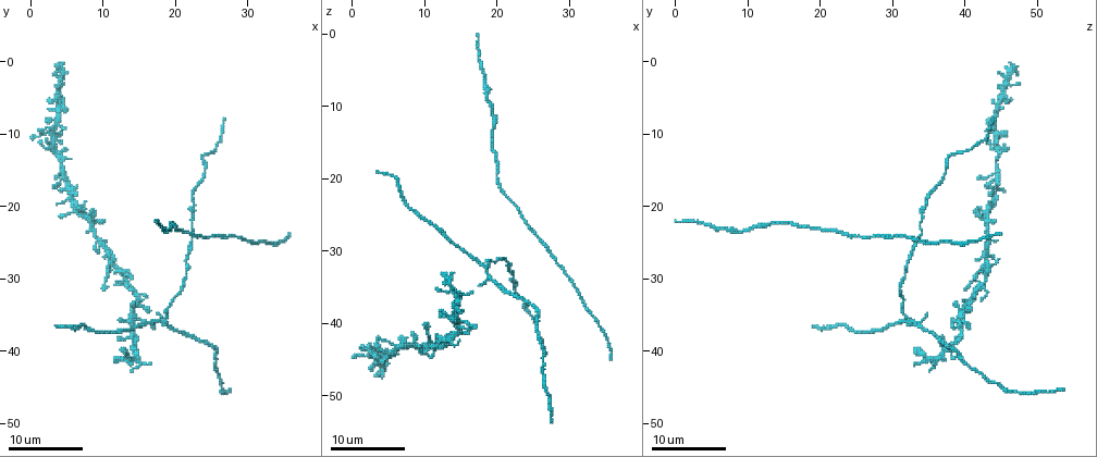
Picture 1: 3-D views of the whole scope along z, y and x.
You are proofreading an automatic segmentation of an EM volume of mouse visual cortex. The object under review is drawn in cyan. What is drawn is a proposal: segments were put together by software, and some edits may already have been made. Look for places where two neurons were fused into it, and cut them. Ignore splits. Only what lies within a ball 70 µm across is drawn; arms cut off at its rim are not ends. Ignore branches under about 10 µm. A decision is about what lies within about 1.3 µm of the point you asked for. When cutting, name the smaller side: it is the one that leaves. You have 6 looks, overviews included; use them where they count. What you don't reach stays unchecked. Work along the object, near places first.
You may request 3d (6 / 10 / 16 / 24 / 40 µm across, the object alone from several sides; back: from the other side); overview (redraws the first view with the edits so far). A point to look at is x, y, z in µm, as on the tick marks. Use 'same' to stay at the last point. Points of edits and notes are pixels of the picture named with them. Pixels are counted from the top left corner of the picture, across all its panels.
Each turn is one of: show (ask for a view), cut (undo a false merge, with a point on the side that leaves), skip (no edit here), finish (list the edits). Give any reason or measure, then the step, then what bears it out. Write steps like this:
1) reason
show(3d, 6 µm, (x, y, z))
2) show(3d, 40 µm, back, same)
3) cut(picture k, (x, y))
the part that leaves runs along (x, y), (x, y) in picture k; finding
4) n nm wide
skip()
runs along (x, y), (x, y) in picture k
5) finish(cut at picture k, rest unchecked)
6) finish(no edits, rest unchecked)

two arms in line, one across
show(3d, 16 µm, (18.5, 36.0, 33.5))

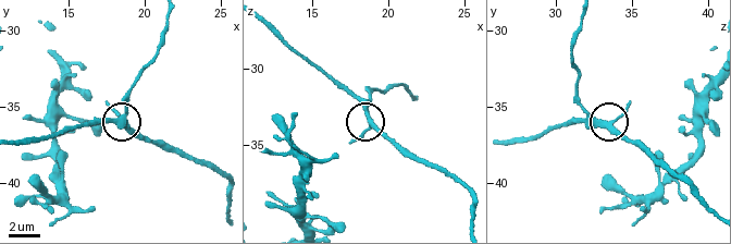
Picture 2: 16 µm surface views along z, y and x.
show(3d, 10 µm, (18.6, 36.4, 33.2))

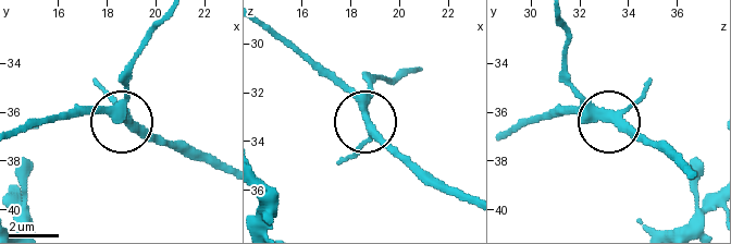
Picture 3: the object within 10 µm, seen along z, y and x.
zoom in
show(3d, 6 µm, (18.6, 36.3, 33.0))

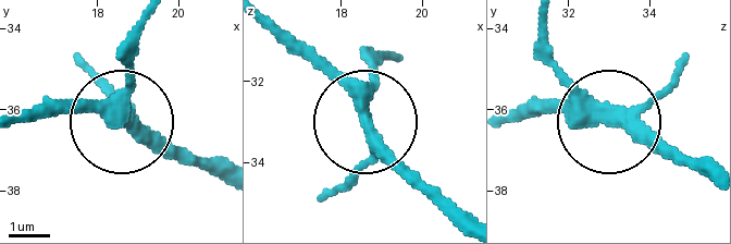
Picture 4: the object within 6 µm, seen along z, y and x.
side arm 52 µm
skip()
runs along (369, 122), (369, 53) in picture 4; all the same neuron

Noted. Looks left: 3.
a narrow waist
show(3d, 24 µm, (21.0, 31.0, 30.5))

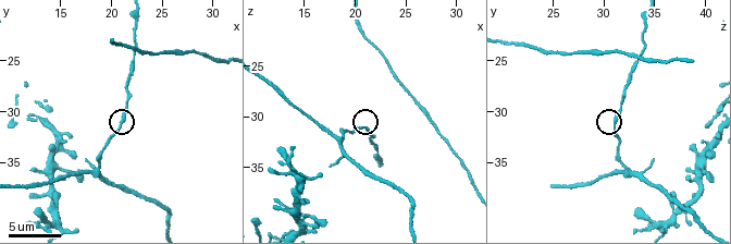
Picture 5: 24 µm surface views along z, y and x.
closer look
show(3d, 10 µm, (21.0, 31.4, 31.0))

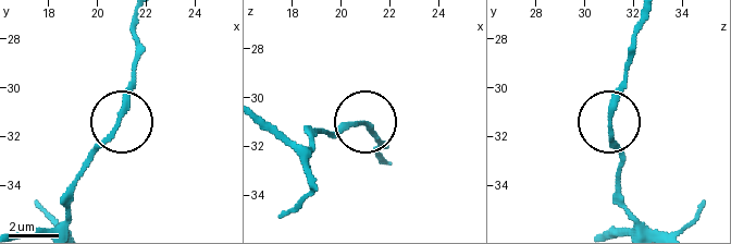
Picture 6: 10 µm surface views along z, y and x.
show(3d, 6 µm, (20.9, 31.3, 31.0))

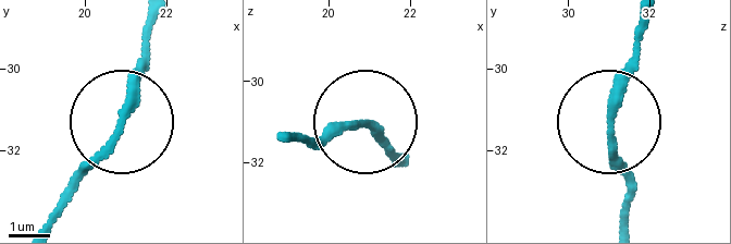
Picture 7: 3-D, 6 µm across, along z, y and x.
190 nm wide
skip()
runs along (629, 218), (608, 104), (639, 20) in picture 7; all the same neuron

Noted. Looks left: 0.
finish(no edits, rest unchecked)

